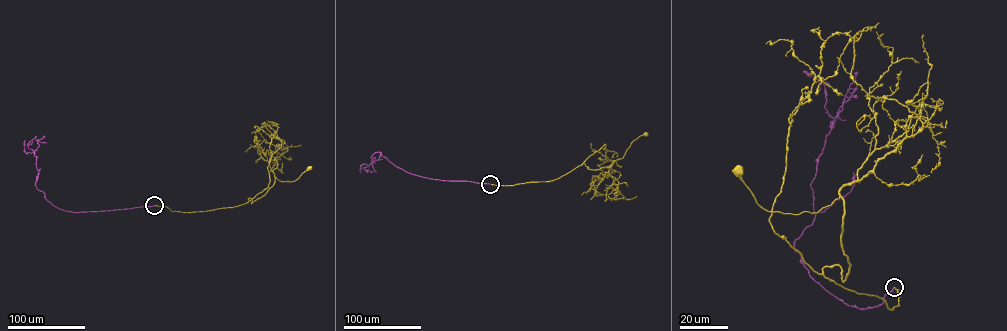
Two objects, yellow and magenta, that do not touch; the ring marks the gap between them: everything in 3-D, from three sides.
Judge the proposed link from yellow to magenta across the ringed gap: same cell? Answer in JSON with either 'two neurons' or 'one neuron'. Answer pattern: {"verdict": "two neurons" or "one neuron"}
{"verdict": "one neuron"}

